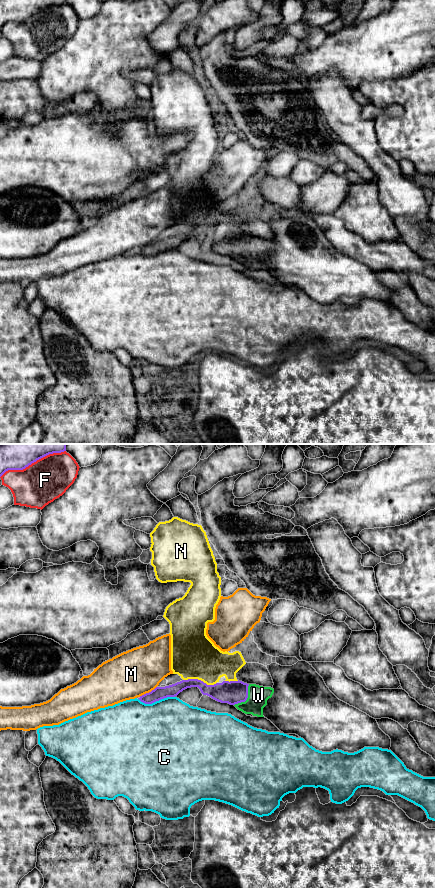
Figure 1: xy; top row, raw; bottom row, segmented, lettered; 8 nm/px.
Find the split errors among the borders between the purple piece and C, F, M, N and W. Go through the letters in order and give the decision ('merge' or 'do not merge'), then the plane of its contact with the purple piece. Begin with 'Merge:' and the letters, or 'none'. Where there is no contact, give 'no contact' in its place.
Merge: W
C: do not merge | xy
F: do not merge | xy
M: do not merge | xy
N: do not merge | xy
W: merge | xy

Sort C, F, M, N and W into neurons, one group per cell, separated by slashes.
C / F / M / N / W

